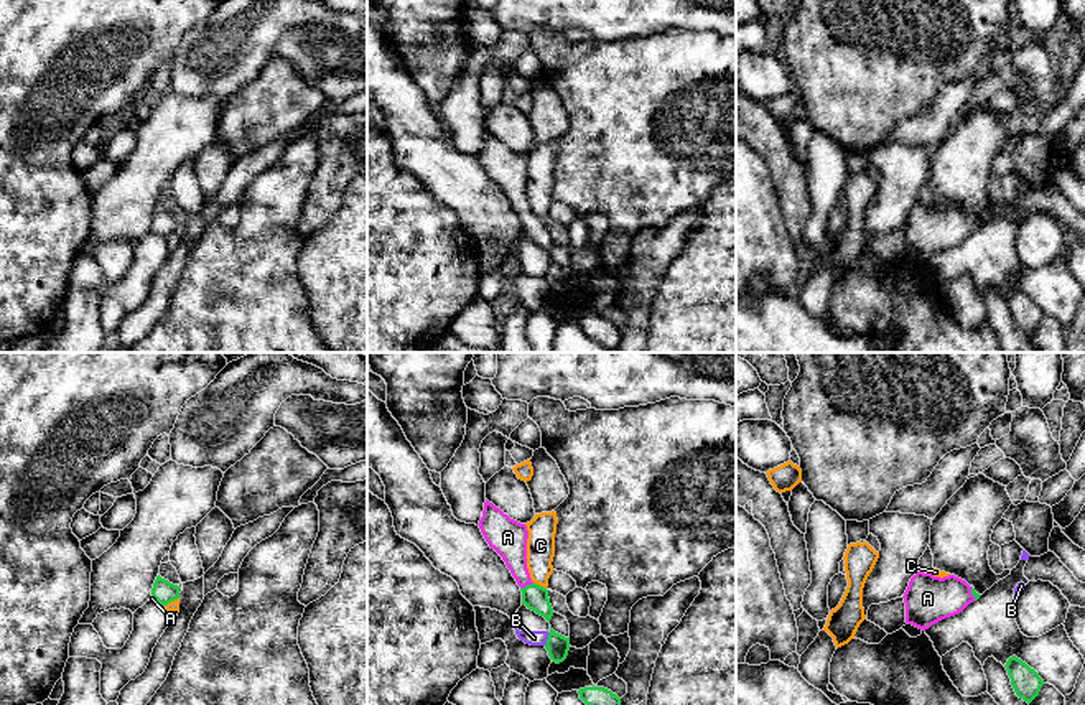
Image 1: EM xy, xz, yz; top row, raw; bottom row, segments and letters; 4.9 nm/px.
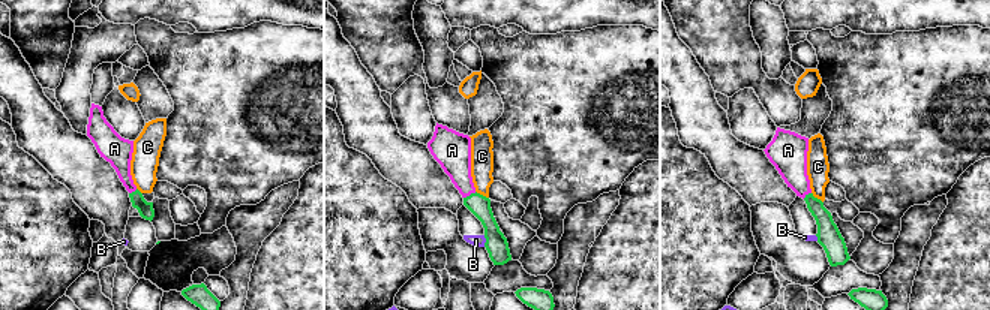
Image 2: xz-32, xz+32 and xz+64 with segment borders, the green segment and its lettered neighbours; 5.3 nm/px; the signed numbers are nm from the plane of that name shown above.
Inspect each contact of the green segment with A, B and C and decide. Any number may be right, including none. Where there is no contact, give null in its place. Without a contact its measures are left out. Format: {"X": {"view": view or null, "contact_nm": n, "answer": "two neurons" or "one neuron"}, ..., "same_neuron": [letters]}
{"A": {"view": "xz", "contact_nm": 70, "answer": "one neuron"}, "B": {"view": "xz", "contact_nm": 70, "answer": "two neurons"}, "C": {"view": "xz", "contact_nm": 70, "answer": "two neurons"}, "same_neuron": ["A"]}

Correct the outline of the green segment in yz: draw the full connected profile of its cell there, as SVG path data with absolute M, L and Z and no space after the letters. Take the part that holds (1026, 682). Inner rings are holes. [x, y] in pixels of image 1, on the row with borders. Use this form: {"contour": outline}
{"contour": "M1016 656L1009 657L1004 667L1008 670L1016 695L1031 703L1039 695L1044 680L1034 669L1031 669Z"}

